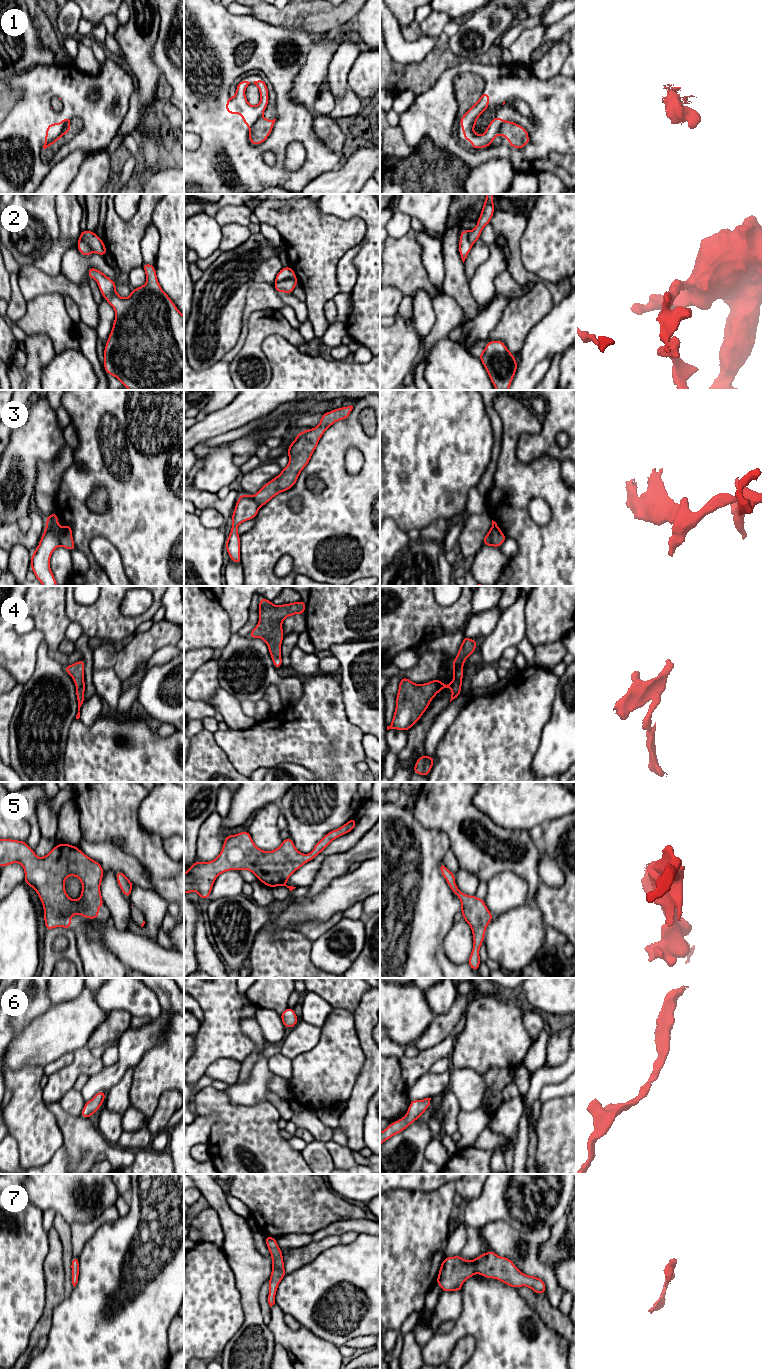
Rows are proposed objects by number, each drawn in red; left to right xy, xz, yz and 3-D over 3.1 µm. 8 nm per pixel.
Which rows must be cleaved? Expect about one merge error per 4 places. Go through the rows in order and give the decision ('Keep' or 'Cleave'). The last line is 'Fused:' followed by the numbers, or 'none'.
1: Cleave
2: Cleave
3: Cleave
4: Keep
5: Keep
6: Keep
7: Keep
Fused: 1, 2, 3

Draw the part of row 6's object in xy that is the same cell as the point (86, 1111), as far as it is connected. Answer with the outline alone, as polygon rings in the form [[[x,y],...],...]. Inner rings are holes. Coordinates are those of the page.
[[[100,1091],[96,1093],[90,1101],[85,1102],[80,1117],[90,1118],[101,1107],[104,1102],[105,1096],[106,1092]]]

